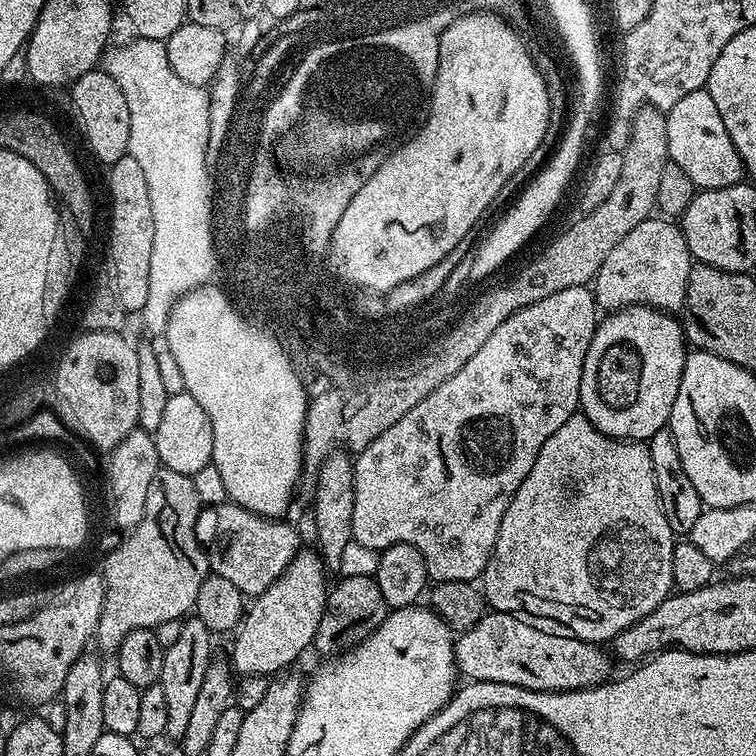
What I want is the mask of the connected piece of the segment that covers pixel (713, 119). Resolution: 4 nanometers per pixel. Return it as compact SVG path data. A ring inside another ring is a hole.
M706 90L691 92L682 98L666 112L666 142L668 143L669 161L678 166L689 176L690 182L696 184L697 189L721 188L722 186L734 186L745 179L744 164L740 161L738 150L734 142L730 142L730 133L722 122L722 114L718 114L718 106L714 106L714 98Z

